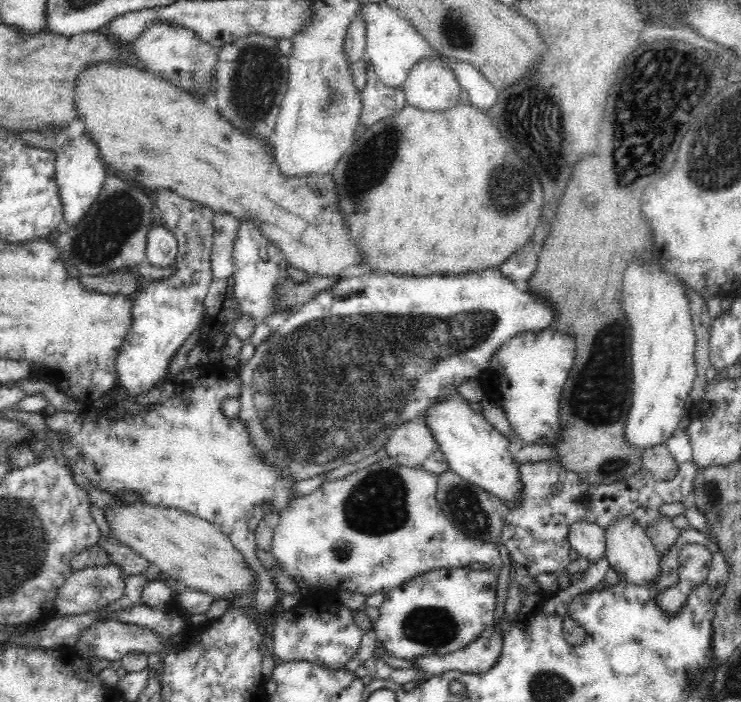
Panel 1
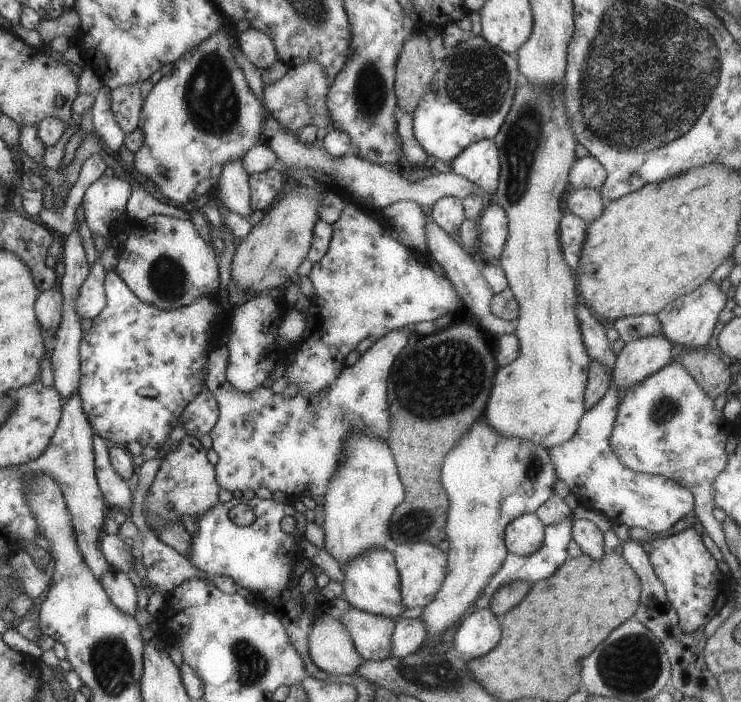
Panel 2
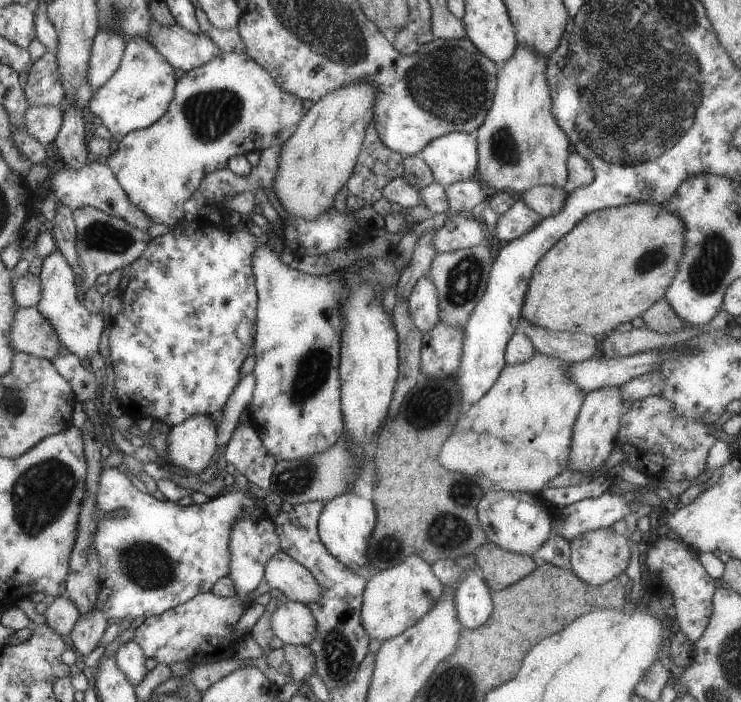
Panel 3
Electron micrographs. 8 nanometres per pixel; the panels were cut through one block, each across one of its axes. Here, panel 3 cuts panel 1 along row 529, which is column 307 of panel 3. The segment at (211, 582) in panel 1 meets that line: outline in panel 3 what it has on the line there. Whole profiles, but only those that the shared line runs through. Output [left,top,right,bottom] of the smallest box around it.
[272,81,375,220]

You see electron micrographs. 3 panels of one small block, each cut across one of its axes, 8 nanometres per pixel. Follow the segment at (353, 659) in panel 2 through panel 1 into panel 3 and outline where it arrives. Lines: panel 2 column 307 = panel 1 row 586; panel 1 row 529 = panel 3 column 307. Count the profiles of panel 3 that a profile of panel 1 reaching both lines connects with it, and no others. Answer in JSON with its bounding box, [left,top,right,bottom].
[269,600,315,646]

